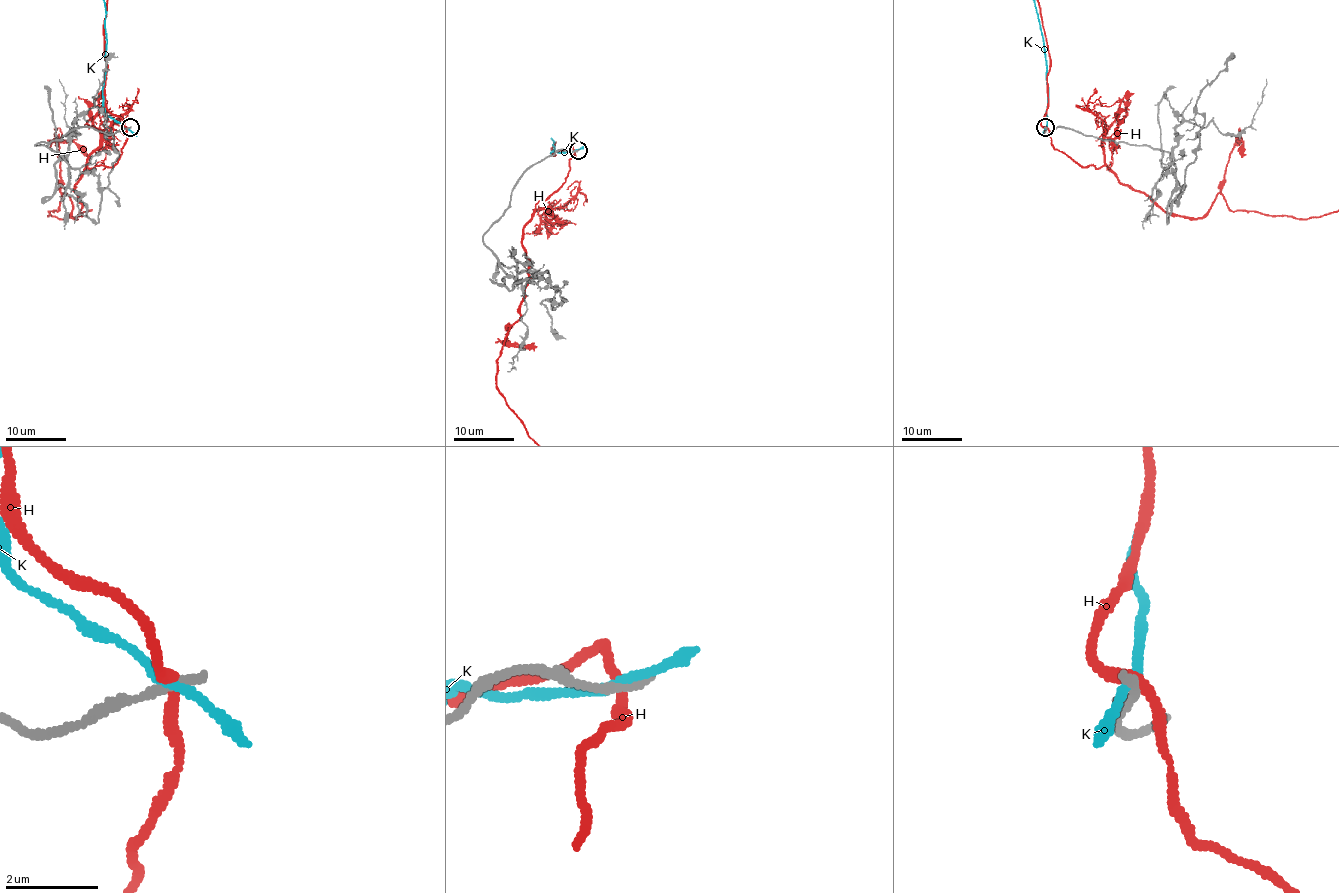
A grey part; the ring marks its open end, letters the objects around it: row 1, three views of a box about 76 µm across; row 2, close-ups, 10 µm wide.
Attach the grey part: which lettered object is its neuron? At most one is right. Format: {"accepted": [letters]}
{"accepted": []}

